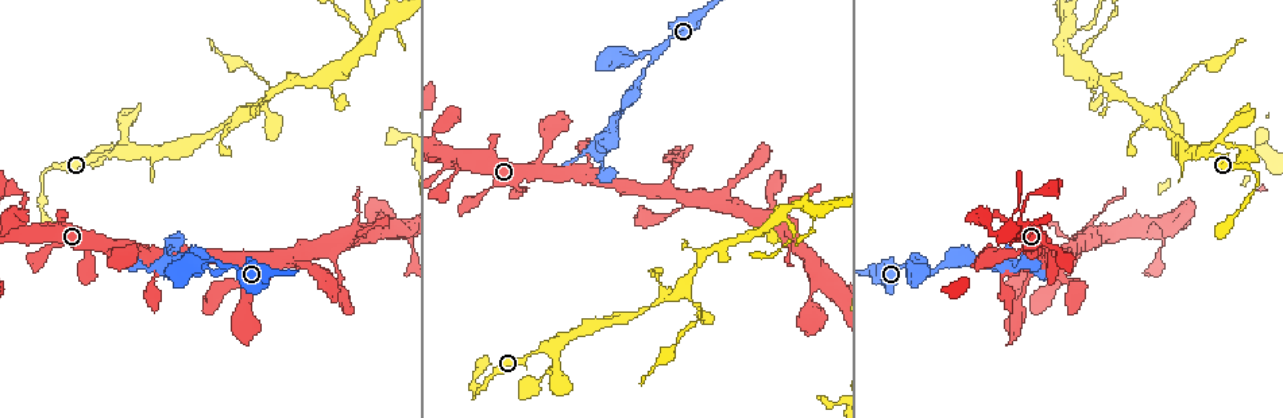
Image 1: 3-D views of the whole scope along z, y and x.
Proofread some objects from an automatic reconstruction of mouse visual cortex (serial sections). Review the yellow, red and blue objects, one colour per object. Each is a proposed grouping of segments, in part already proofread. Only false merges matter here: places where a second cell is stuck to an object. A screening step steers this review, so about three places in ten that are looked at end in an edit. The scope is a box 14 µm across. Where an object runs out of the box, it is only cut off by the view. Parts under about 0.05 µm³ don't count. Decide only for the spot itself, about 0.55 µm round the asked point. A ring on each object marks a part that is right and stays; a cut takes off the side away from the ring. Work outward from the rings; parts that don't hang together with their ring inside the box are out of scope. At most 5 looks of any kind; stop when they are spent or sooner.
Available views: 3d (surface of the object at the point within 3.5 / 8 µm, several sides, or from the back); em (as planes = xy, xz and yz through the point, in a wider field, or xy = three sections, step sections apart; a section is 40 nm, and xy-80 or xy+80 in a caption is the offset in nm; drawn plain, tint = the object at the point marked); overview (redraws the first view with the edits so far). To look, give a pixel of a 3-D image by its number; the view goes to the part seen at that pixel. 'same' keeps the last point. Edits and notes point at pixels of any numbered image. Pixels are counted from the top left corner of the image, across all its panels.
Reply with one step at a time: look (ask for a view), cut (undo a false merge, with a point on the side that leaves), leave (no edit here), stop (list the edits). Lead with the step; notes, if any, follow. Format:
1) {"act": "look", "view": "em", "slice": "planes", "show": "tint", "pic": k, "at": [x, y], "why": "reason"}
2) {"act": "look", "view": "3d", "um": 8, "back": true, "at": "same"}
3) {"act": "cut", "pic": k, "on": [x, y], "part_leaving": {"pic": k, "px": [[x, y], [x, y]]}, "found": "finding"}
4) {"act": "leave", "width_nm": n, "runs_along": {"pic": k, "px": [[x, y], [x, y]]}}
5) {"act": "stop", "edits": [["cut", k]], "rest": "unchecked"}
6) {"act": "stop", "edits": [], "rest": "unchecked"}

{"act": "look", "view": "3d", "um": 3.5, "pic": 1, "at": [246, 113], "why": "three arms meet"}

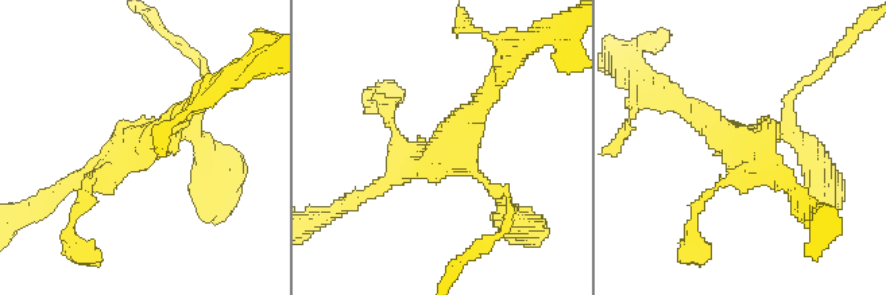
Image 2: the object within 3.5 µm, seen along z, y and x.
{"act": "look", "view": "em", "slice": "xy", "step": 1, "show": "tint", "pic": 2, "at": [141, 148], "arms": 3, "arm_widths_nm": [150, 200, 250]}

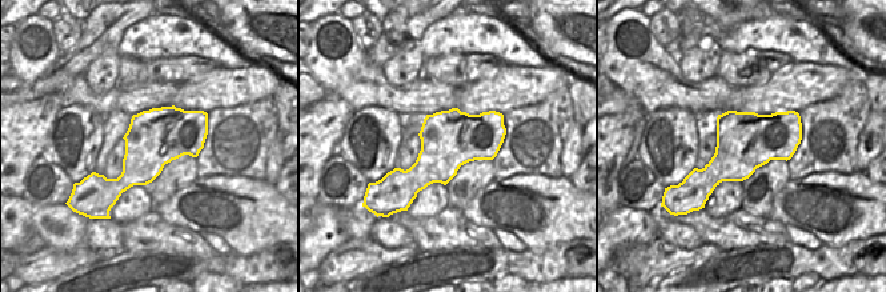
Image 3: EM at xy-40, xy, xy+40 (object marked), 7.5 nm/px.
{"act": "leave", "runs_along": {"pic": 2, "px": [[379, 187], [441, 154], [491, 88]]}, "found": "continuous, no second cell"}

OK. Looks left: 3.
{"act": "look", "view": "3d", "um": 3.5, "back": true, "pic": 1, "at": [780, 214], "why": "three-way junction"}

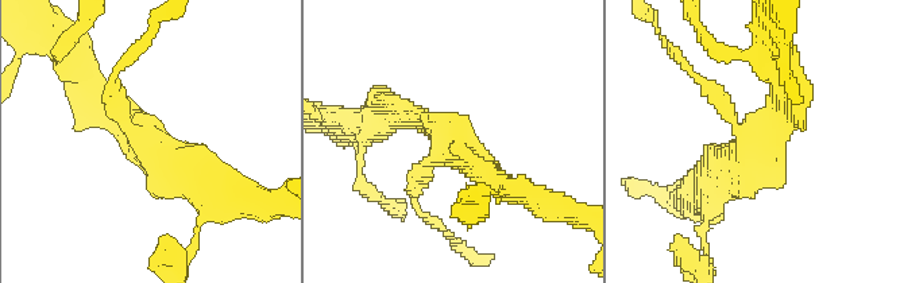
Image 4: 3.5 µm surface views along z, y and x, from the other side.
{"act": "look", "view": "em", "slice": "xy", "step": 2, "show": "tint", "pic": 4, "at": [450, 140], "arms": 3, "arm_widths_nm": [200, 250, 300]}

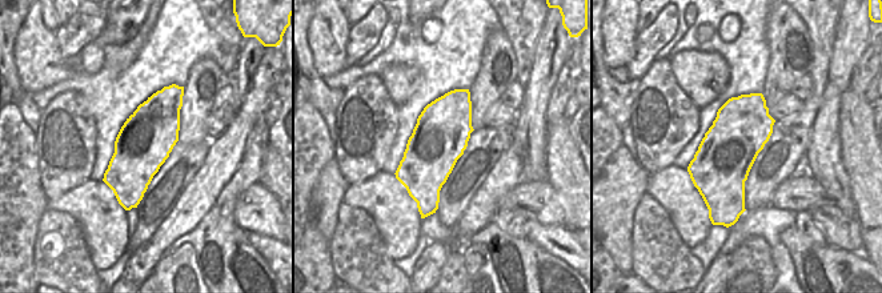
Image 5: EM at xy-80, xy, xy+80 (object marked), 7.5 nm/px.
{"act": "leave", "width_nm": 420, "runs_along": {"pic": 4, "px": [[211, 187], [91, 80]]}, "found": "continuous, no second cell"}

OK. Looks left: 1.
{"act": "stop", "edits": [], "rest": "unchecked"}

